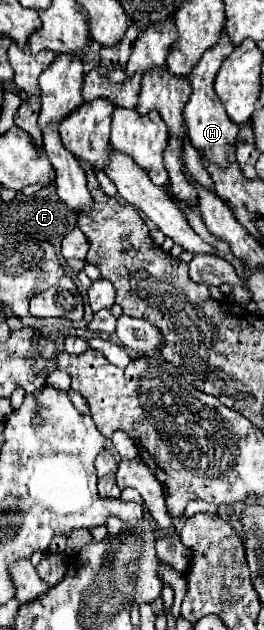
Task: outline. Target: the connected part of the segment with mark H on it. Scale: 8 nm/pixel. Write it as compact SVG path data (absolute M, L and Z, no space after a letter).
M223 34L219 44L203 54L201 62L193 68L193 74L191 74L191 90L193 92L191 92L189 102L185 106L185 126L187 126L189 142L197 148L197 152L205 160L217 164L219 168L225 168L235 162L235 142L237 142L237 132L239 132L239 126L229 120L229 116L225 114L225 108L221 106L221 102L217 100L217 94L213 90L215 74L217 74L221 62L231 52L233 52L233 44L227 40L227 34Z

